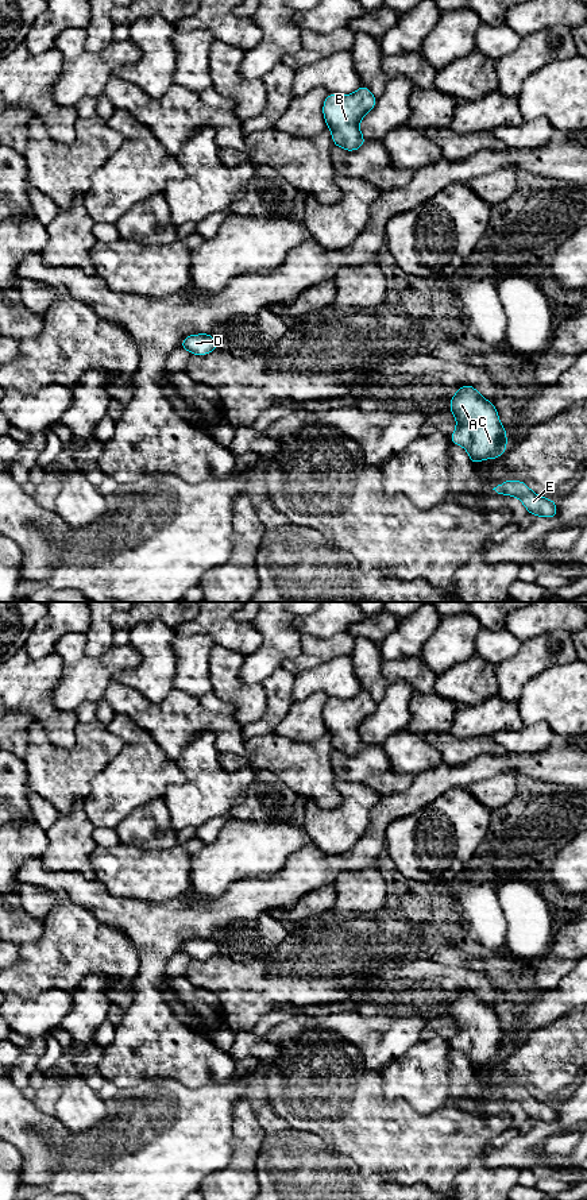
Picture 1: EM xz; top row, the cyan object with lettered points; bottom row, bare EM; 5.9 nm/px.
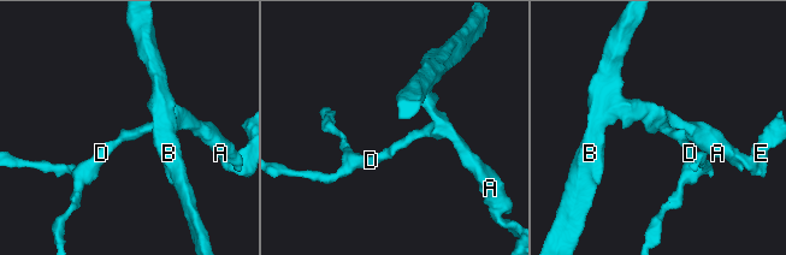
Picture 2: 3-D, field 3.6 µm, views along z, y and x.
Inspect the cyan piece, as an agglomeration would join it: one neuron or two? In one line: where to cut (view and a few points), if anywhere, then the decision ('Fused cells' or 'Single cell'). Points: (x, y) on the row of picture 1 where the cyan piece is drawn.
No split. Single cell

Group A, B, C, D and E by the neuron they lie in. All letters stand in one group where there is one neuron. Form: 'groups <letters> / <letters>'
groups A B C D E

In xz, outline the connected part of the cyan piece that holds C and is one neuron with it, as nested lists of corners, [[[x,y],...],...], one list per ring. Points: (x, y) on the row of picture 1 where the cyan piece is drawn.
[[[460,386],[449,401],[449,410],[457,422],[449,440],[467,449],[474,466],[480,459],[494,460],[503,455],[507,429],[501,425],[494,404],[483,398],[474,386]]]

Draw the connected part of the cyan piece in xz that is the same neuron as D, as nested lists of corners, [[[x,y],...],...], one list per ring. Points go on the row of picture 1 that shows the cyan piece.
[[[209,333],[189,335],[182,339],[179,347],[188,350],[192,355],[206,355],[217,350],[217,340]]]

